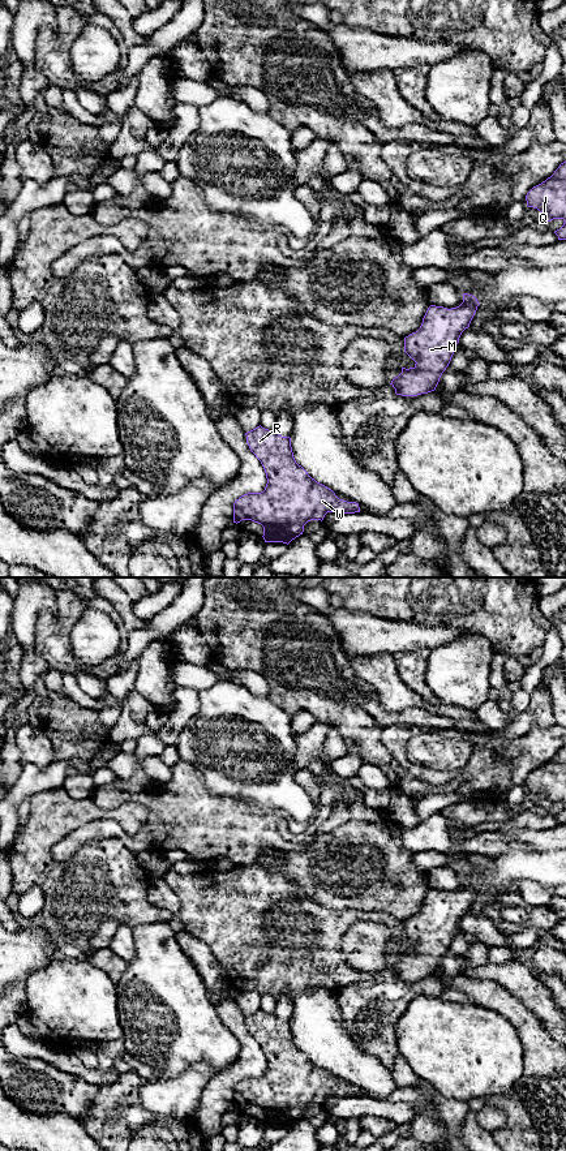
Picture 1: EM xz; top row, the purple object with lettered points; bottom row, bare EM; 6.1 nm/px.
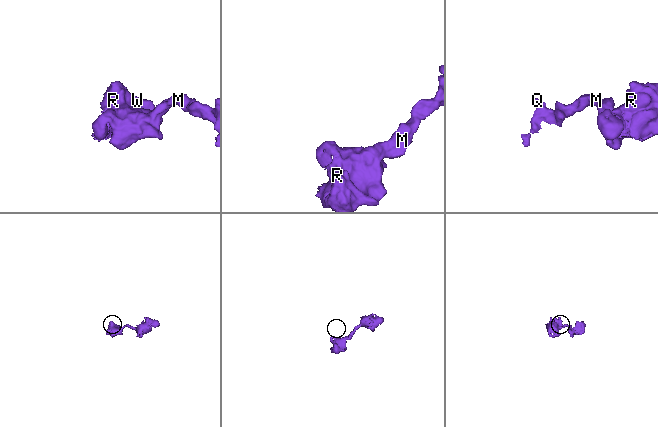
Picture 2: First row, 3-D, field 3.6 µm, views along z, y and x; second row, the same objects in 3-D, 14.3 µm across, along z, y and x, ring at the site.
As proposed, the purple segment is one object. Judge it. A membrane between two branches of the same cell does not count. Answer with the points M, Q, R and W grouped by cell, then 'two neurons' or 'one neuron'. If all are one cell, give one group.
M Q R W | one neuron

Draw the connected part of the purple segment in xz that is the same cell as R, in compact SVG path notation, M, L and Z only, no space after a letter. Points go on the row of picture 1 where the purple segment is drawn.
M261 425L245 433L250 451L261 461L267 484L261 493L248 493L233 503L233 523L252 520L263 527L265 542L290 544L310 520L327 512L360 512L359 503L339 499L296 463L291 438Z

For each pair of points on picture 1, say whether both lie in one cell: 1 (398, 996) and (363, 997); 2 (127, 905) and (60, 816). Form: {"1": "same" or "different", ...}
{"1": "same", "2": "same"}

